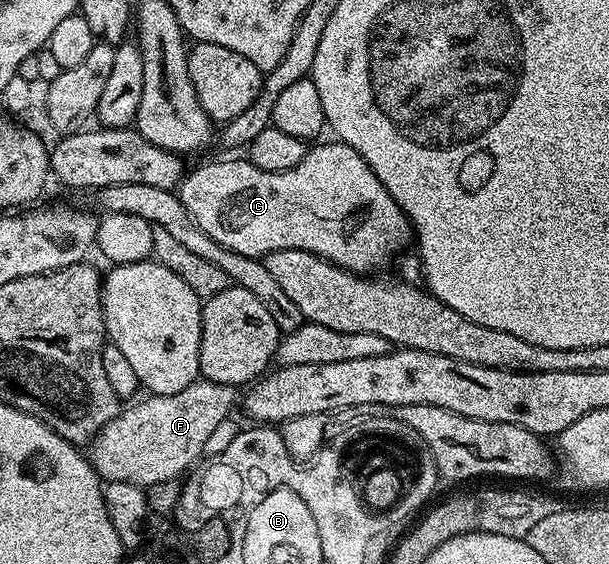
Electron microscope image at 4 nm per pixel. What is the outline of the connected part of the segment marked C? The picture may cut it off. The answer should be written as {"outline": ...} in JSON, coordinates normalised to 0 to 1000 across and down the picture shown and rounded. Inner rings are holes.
{"outline":[[[540,250],[532,254],[530,259],[511,257],[502,268],[499,284],[493,284],[493,291],[486,291],[486,298],[473,298],[466,305],[433,305],[433,298],[420,298],[409,284],[397,284],[397,287],[338,287],[333,294],[322,296],[314,309],[310,303],[300,314],[289,332],[291,348],[302,362],[302,369],[309,369],[309,376],[319,385],[327,404],[335,411],[342,411],[342,418],[348,418],[348,426],[355,426],[355,433],[361,433],[381,447],[394,447],[401,454],[435,459],[437,452],[455,443],[498,443],[499,447],[512,447],[527,457],[535,457],[562,479],[575,479],[589,489],[606,488],[609,482],[619,480],[614,479],[619,472],[637,470],[645,461],[647,450],[657,449],[672,429],[675,434],[677,402],[673,390],[650,362],[650,355],[644,355],[637,333],[631,333],[631,326],[624,326],[624,319],[614,310],[611,298],[604,298],[598,277],[591,277],[591,270],[585,270],[585,262],[578,262],[568,252]]]}

